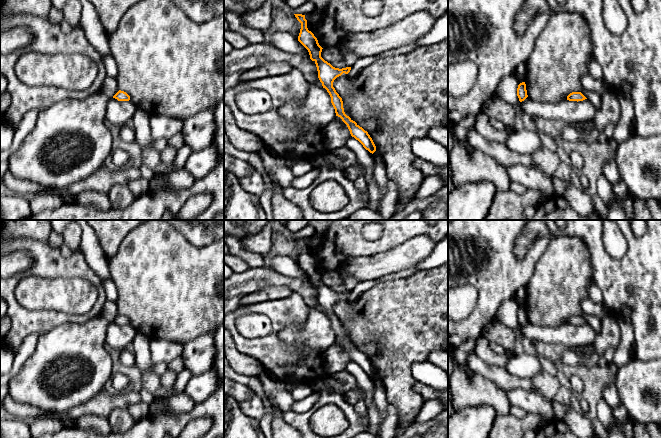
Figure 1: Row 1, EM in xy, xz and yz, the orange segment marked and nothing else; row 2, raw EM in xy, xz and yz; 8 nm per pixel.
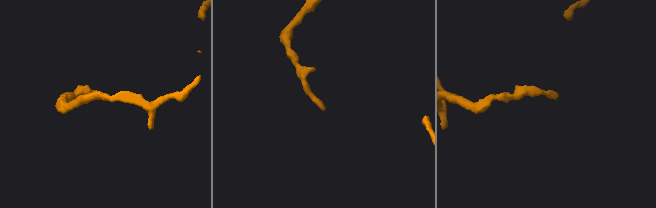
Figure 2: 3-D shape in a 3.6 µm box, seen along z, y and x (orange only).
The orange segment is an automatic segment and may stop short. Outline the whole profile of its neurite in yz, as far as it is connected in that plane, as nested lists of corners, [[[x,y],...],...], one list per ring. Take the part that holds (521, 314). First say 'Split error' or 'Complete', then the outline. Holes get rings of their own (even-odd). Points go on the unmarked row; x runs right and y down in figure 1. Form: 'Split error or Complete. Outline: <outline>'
Complete. Outline: [[[522,306],[518,309],[517,320],[520,326],[524,325],[528,321],[525,306]]]

